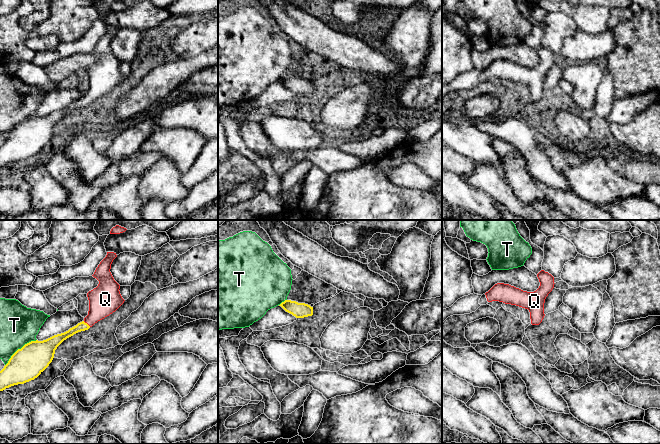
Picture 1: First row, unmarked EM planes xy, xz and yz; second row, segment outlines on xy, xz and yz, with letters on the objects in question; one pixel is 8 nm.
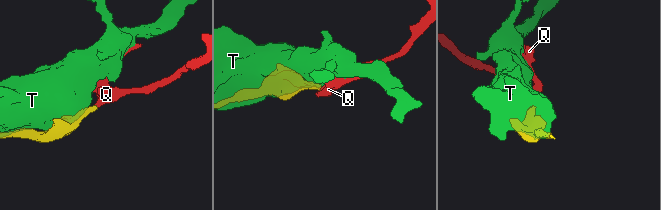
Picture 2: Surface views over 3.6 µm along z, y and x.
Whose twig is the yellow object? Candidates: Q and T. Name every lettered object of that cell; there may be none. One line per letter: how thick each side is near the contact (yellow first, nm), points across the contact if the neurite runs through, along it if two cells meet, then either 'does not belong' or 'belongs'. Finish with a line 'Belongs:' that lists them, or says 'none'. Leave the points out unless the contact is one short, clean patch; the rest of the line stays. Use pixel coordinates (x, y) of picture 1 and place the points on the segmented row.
Q: 80/240 nm | across xy (82, 326), (86, 323), (97, 312), (105, 299) | belongs
T: 260/320 nm | does not belong
Belongs: Q

